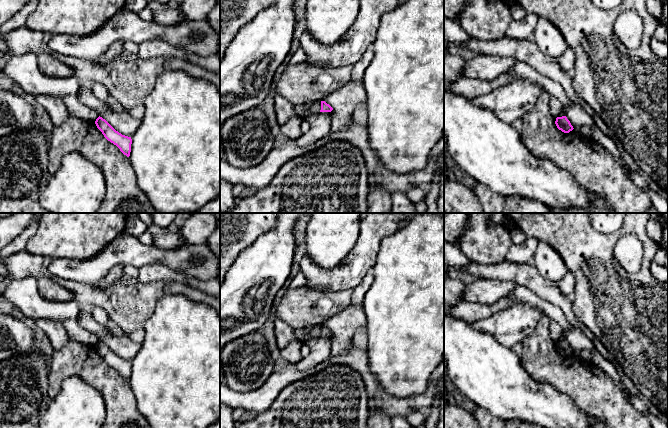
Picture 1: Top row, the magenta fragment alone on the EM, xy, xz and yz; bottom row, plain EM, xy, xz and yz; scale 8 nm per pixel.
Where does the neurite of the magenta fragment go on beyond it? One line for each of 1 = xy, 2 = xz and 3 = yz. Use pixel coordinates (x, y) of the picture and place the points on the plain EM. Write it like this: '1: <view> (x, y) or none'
1: none
2: none
3: none

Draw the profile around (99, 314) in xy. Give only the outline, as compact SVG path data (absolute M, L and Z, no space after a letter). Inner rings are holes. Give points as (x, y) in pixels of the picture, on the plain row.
M100 307L91 310L91 314L97 323L101 325L108 325L110 323L107 312Z

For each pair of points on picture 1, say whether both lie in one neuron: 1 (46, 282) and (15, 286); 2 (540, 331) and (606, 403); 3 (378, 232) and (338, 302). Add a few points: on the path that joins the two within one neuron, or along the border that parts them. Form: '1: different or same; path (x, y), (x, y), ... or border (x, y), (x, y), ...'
1: different; border (36, 280), (38, 292), (44, 298), (53, 301)
2: same; path (544, 351), (572, 379), (581, 380), (586, 384)
3: different; border (352, 288), (322, 291)

